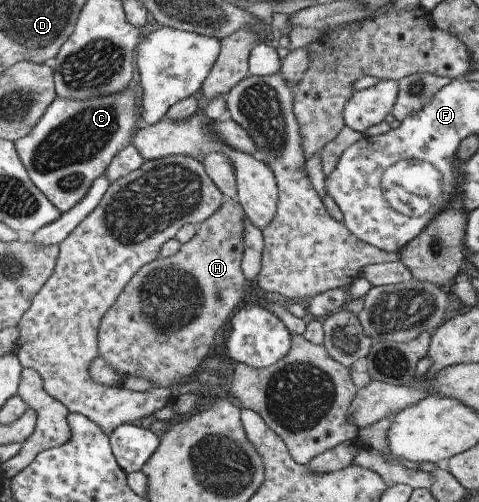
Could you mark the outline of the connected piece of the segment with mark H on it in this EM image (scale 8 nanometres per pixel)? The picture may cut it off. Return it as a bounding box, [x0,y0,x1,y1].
[96,198,246,388]

